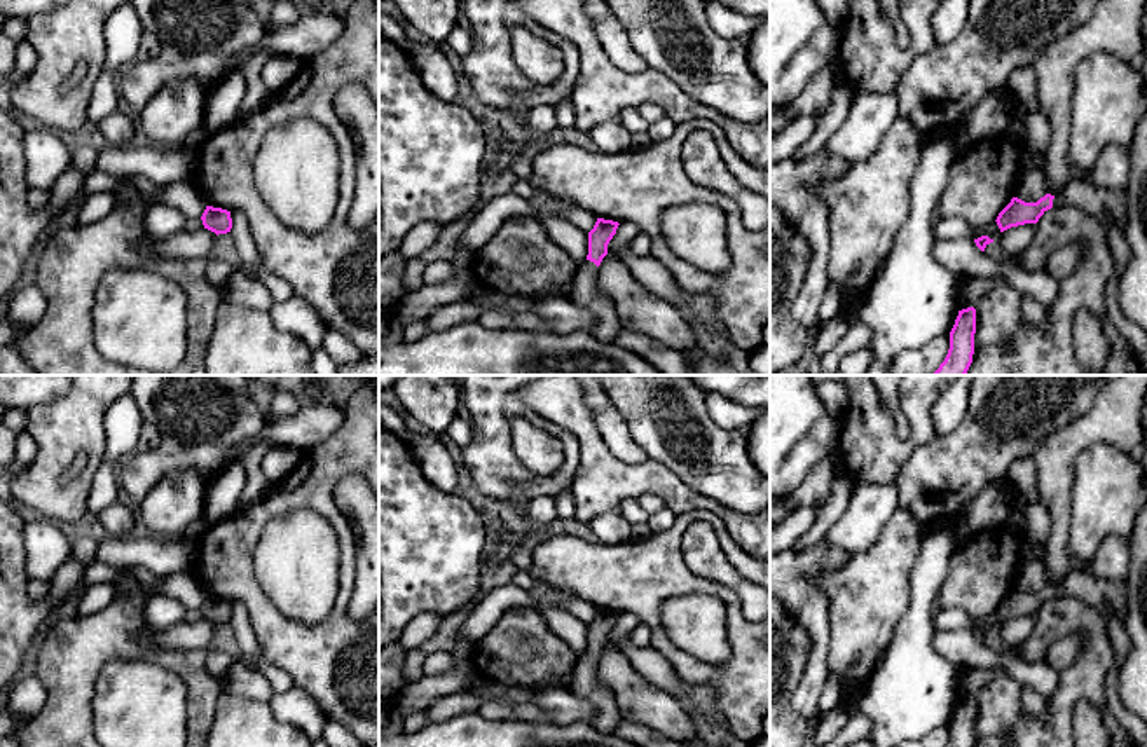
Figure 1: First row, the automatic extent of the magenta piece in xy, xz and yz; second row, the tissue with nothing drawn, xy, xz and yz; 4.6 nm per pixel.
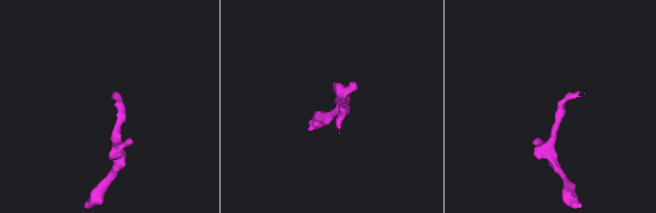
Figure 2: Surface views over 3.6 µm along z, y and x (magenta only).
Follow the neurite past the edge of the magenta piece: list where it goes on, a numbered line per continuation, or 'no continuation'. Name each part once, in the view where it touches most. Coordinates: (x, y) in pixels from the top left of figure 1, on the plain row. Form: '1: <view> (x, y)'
1: xz (583, 683)

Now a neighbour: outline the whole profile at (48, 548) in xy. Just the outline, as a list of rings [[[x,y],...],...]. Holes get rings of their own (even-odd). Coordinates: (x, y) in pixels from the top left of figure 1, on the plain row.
[[[47,518],[24,524],[24,548],[30,576],[51,578],[72,557],[72,539]]]

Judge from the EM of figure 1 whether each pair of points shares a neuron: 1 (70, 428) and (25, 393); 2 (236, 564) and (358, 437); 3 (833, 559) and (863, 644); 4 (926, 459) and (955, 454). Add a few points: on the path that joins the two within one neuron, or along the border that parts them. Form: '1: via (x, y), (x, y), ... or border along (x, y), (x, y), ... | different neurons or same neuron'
1: border along (65, 393), (30, 405), (25, 411) | different neurons
2: via (247, 527), (271, 503), (304, 489), (322, 470) | same neuron
3: border along (852, 554), (844, 566), (817, 576), (828, 609) | different neurons
4: via (933, 459), (948, 459) | same neuron

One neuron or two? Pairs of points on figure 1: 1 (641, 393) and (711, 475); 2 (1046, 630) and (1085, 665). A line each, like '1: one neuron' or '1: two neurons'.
1: one neuron
2: one neuron

